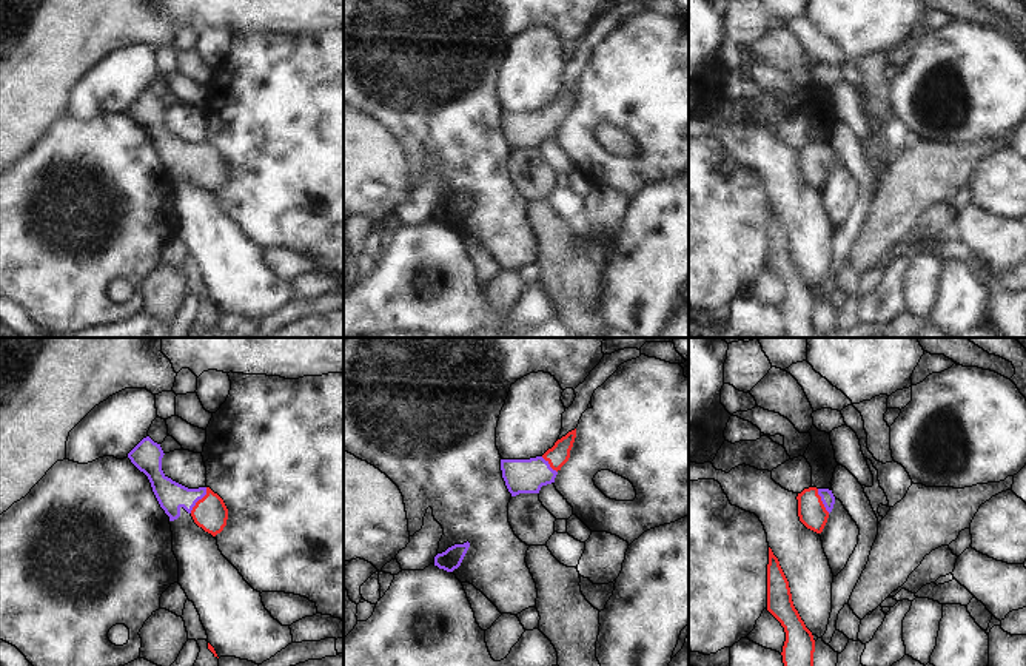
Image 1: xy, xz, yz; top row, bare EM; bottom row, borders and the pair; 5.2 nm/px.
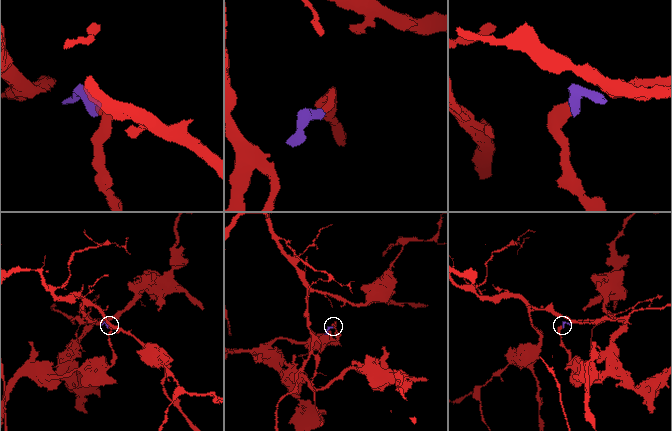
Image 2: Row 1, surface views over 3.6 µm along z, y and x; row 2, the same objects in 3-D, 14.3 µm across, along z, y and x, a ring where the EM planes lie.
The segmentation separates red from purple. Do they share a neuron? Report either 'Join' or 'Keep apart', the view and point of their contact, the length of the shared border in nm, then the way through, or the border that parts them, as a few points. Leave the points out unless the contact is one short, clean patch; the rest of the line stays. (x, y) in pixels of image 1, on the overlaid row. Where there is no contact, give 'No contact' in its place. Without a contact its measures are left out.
Join. Touches red at xy (199, 500). Shared border 160 nm. Path across: xy (210, 512), (199, 500), (171, 495)

